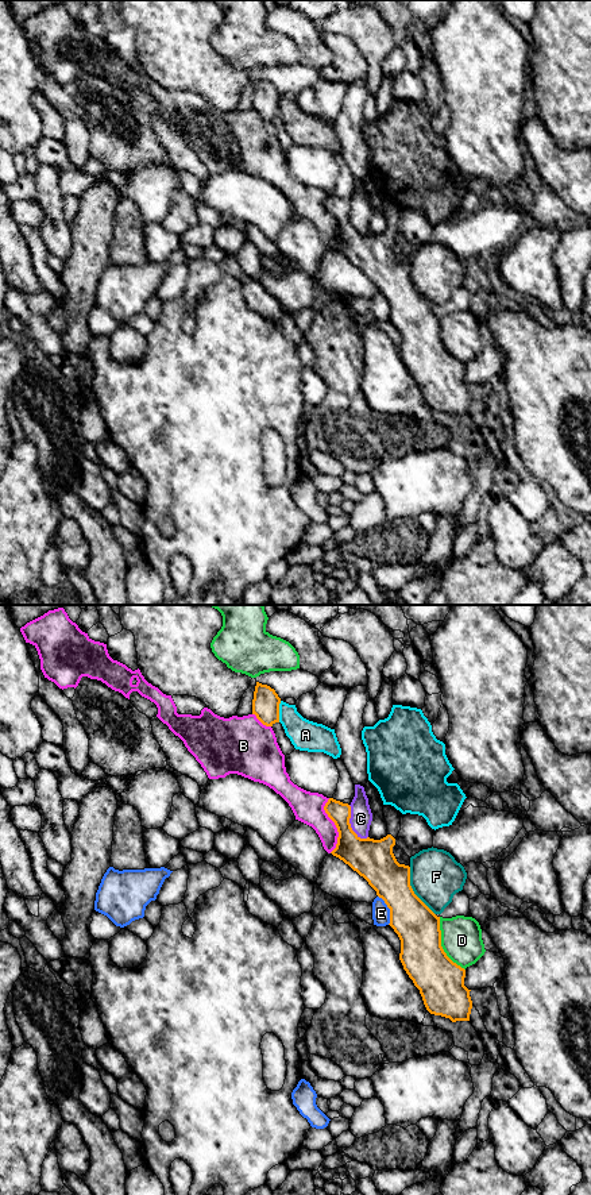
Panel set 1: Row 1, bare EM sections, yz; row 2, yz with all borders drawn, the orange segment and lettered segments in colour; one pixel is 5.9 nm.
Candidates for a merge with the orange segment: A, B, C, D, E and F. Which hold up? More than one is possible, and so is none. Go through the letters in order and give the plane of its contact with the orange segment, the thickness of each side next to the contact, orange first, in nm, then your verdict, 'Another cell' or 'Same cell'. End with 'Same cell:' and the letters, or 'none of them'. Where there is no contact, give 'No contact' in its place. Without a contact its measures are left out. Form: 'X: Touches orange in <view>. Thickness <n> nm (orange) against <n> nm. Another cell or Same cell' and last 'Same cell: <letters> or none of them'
A: Touches orange in yz. Thickness 160 nm (orange) against 180 nm. Another cell
B: Touches orange in yz. Thickness 200 nm (orange) against 190 nm. Another cell
C: Touches orange in yz. Thickness 240 nm (orange) against 130 nm. Another cell
D: Touches orange in yz. Thickness 280 nm (orange) against 240 nm. Another cell
E: Touches orange in yz. Thickness 260 nm (orange) against 110 nm. Another cell
F: Touches orange in yz. Thickness 260 nm (orange) against 300 nm. Another cell
Same cell: none of them

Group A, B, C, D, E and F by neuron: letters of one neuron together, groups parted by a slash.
A / B / C E / D / F

